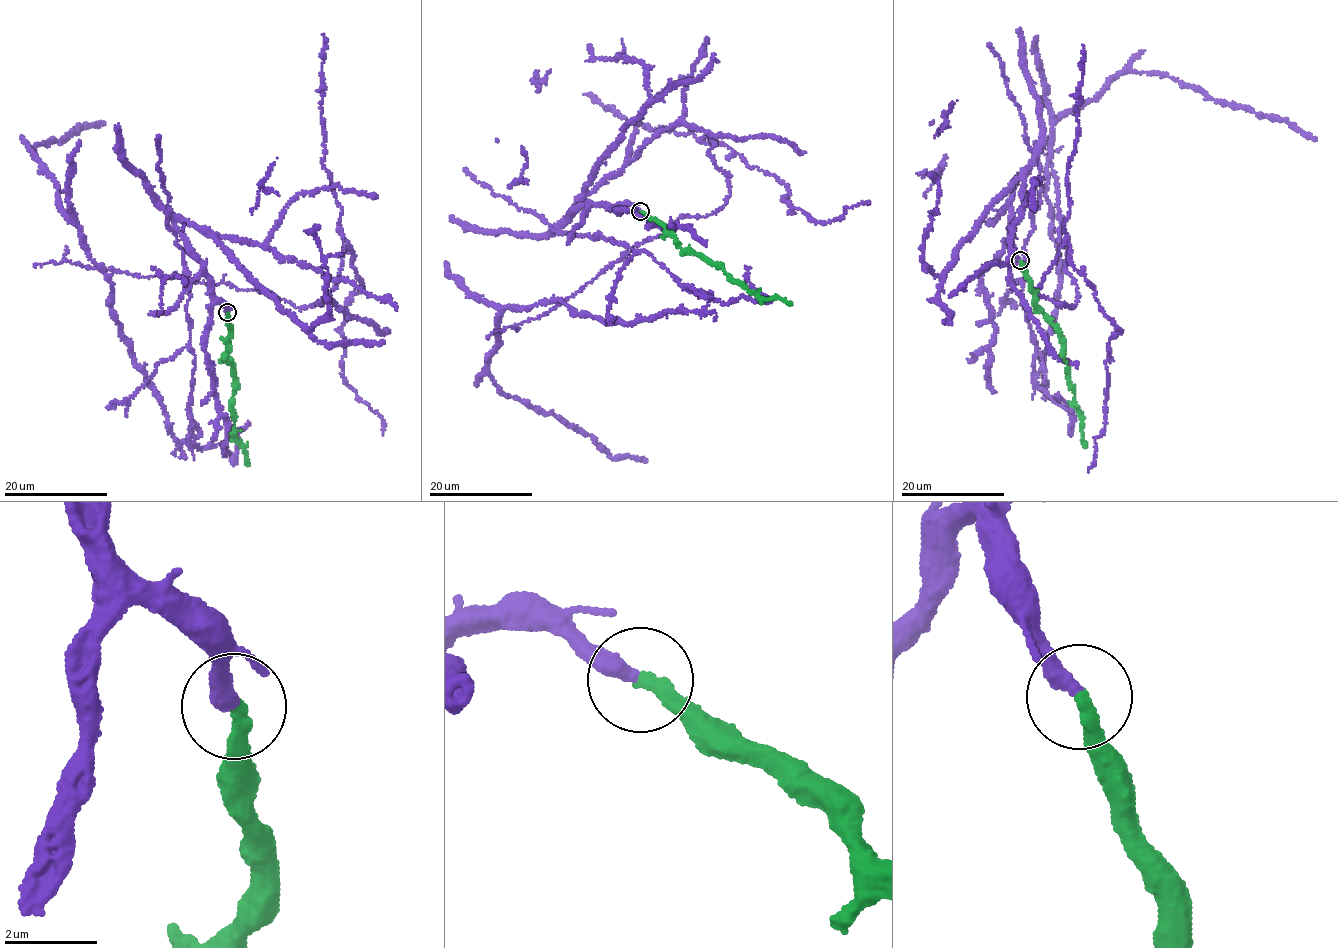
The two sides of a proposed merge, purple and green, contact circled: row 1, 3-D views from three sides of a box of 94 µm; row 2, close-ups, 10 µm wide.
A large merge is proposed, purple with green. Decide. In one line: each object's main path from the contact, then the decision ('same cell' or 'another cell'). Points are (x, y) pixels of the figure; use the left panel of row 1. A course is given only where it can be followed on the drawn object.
purple via (227, 312), (167, 217), (177, 440), (105, 270), (305, 308), (341, 232), (341, 377), (382, 435) | green via (227, 312), (228, 351), (223, 357), (230, 361), (234, 378), (234, 435), (248, 465) | same cell

